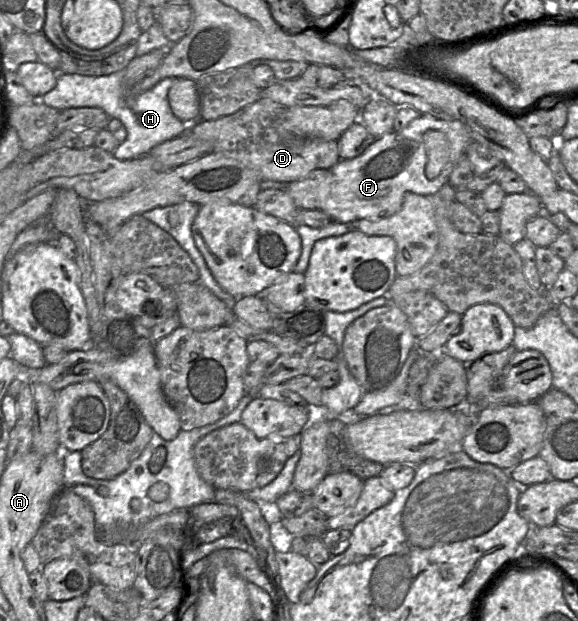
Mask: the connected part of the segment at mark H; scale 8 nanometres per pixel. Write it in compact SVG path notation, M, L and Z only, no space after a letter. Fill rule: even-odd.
M125 70L107 76L58 73L56 86L36 99L59 111L68 108L97 107L103 109L110 118L119 119L127 130L127 137L115 149L113 155L121 161L145 156L157 145L185 134L192 127L193 123L179 120L169 105L168 92L176 82L176 77L165 78L150 90L130 99L126 97L124 74Z

